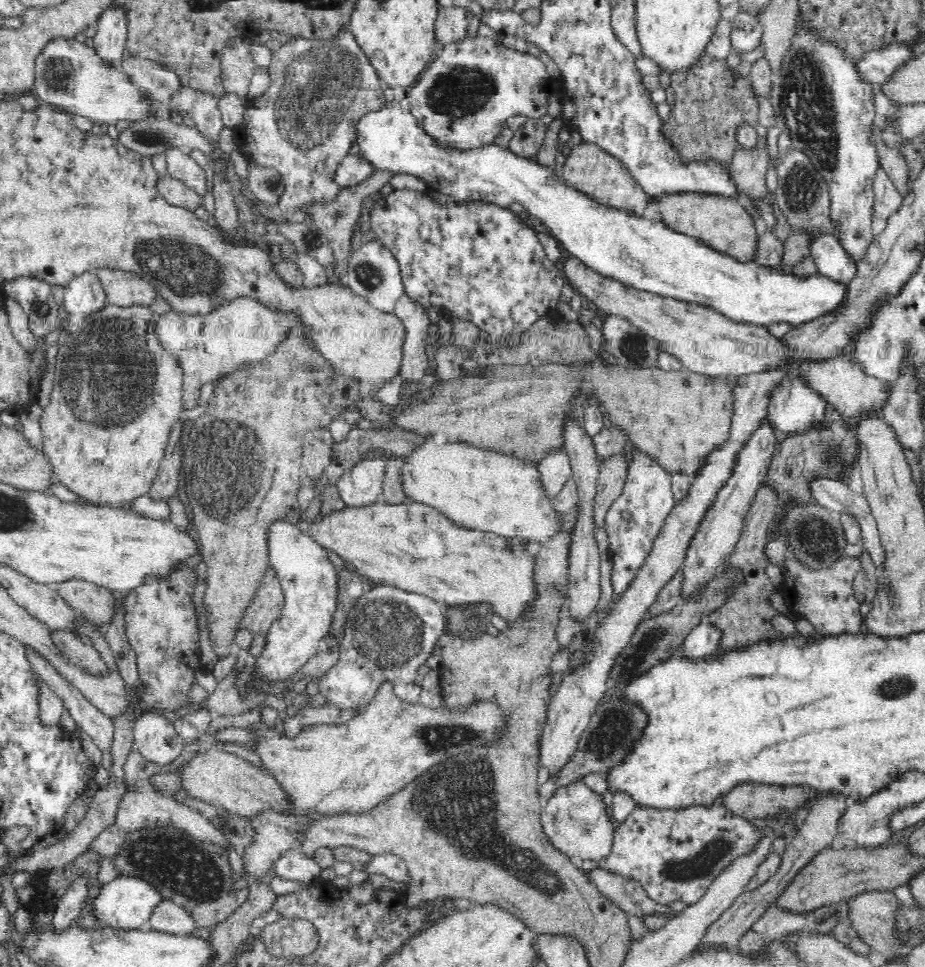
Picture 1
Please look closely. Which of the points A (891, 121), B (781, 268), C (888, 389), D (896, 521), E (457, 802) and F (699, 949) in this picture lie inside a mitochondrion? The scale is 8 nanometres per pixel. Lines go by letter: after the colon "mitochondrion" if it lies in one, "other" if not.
A: other
B: other
C: other
D: other
E: mitochondrion
F: other

